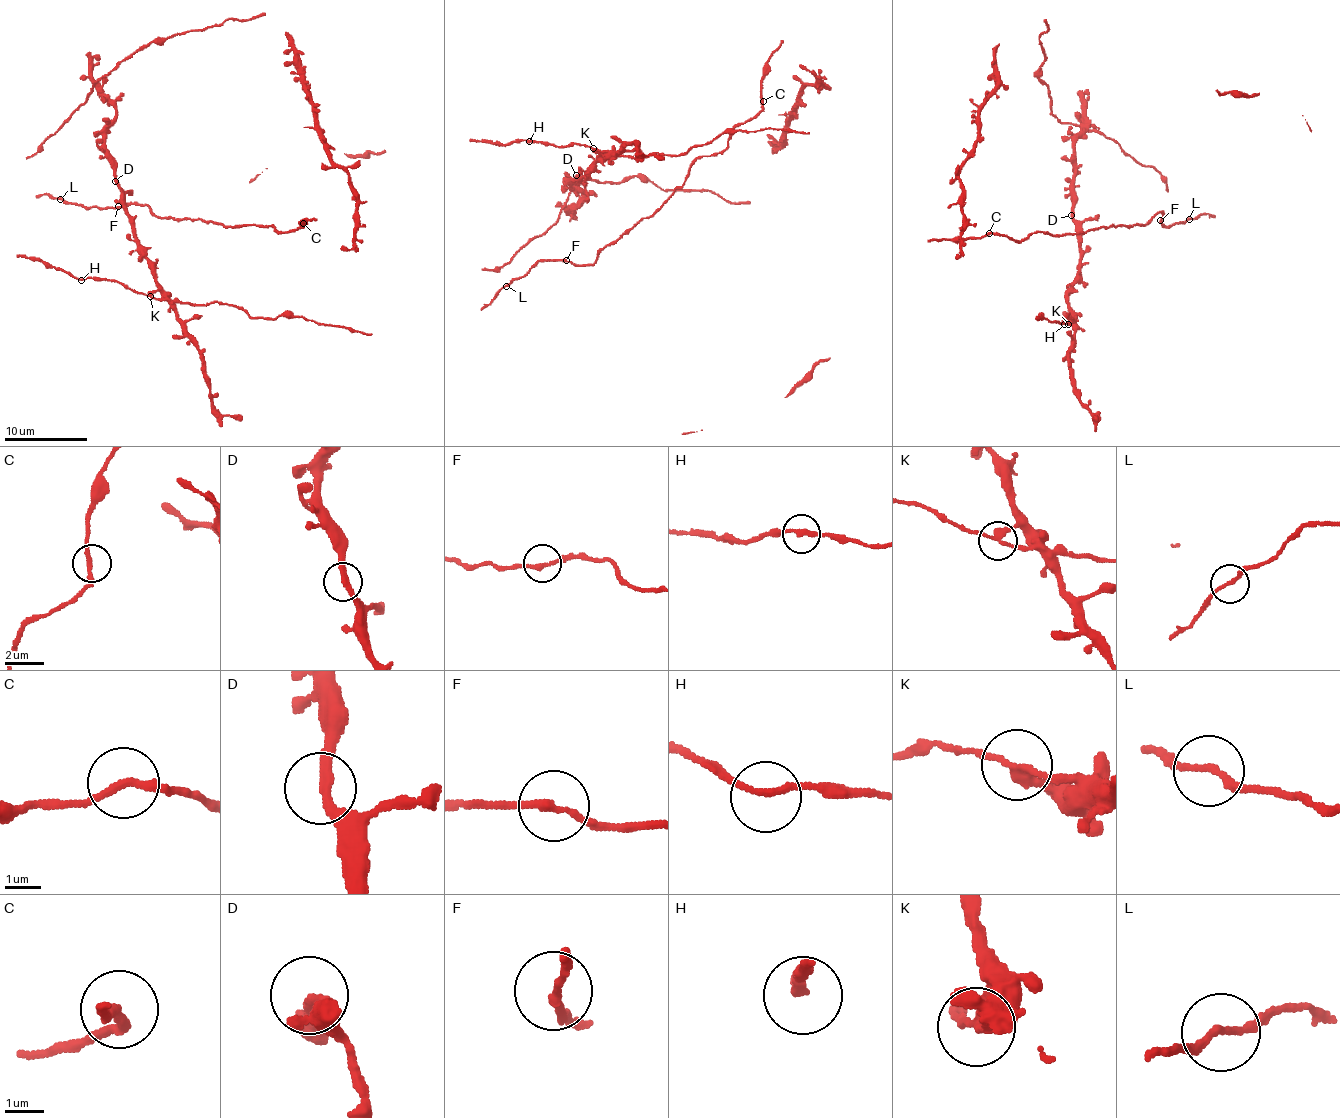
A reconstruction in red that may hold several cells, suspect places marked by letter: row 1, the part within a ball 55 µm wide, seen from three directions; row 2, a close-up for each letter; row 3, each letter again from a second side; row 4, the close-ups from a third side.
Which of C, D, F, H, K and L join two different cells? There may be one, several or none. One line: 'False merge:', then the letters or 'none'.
False merge: none

